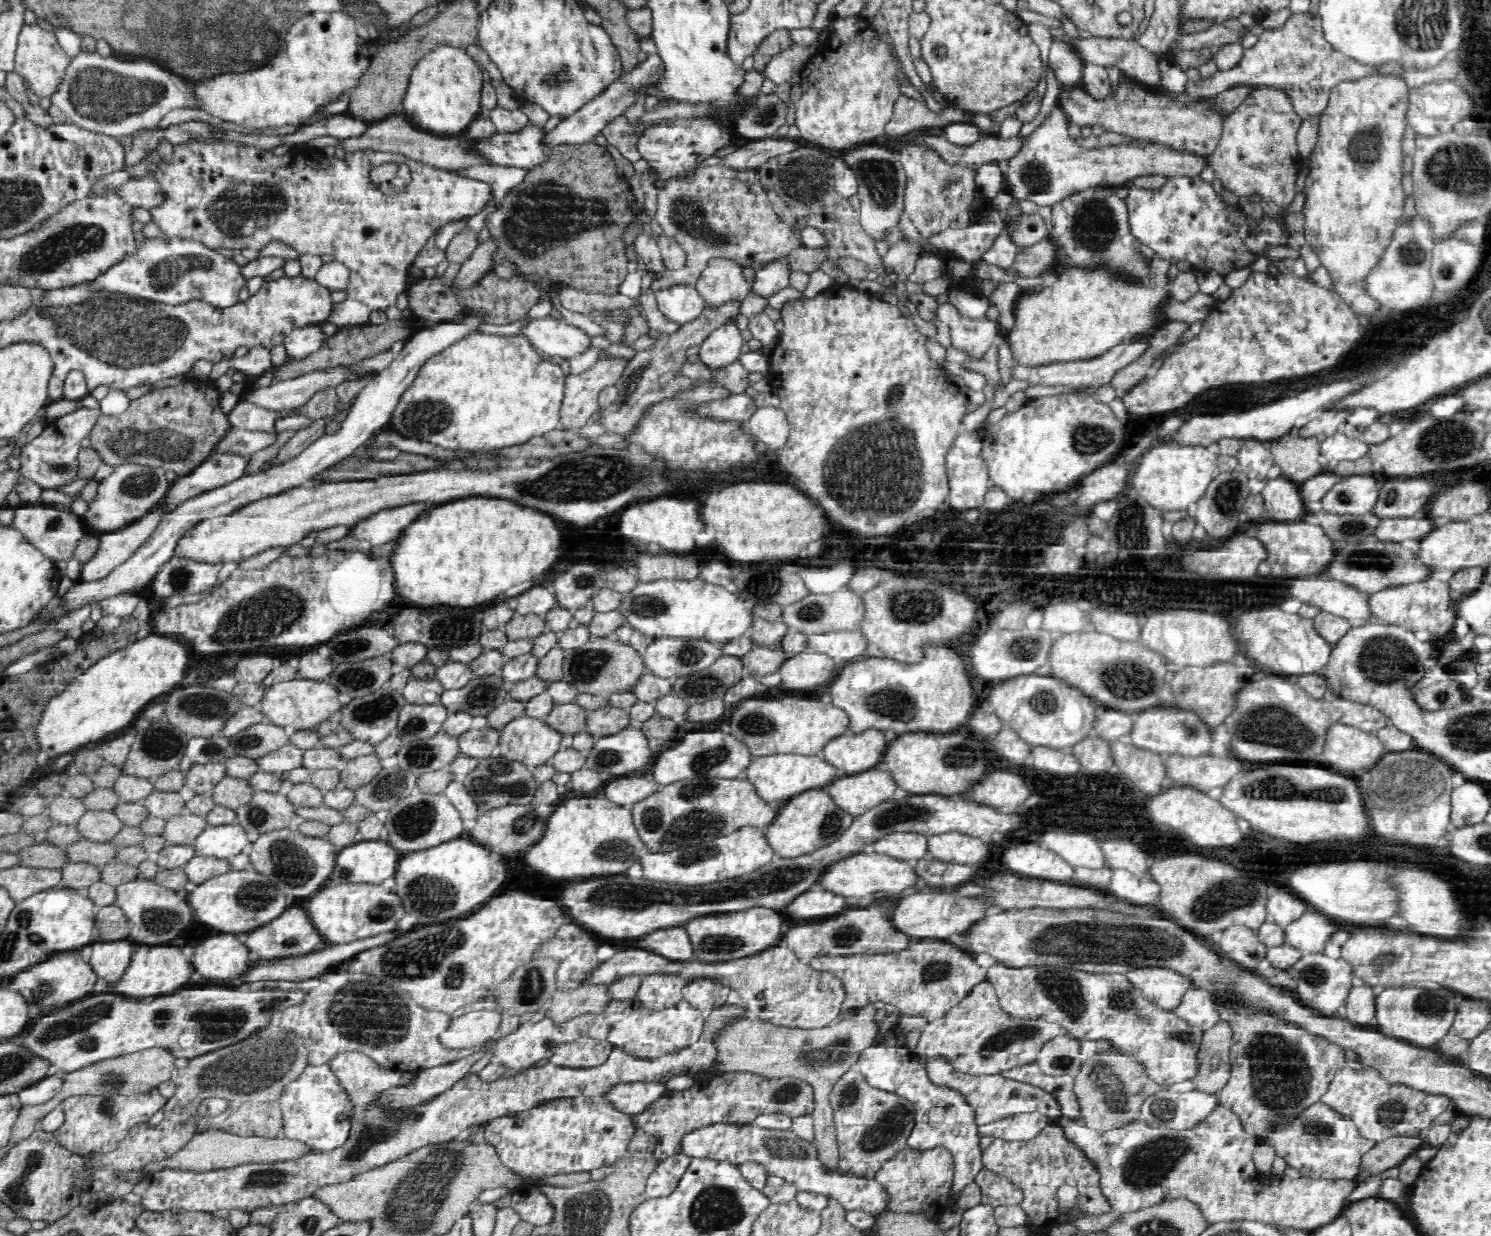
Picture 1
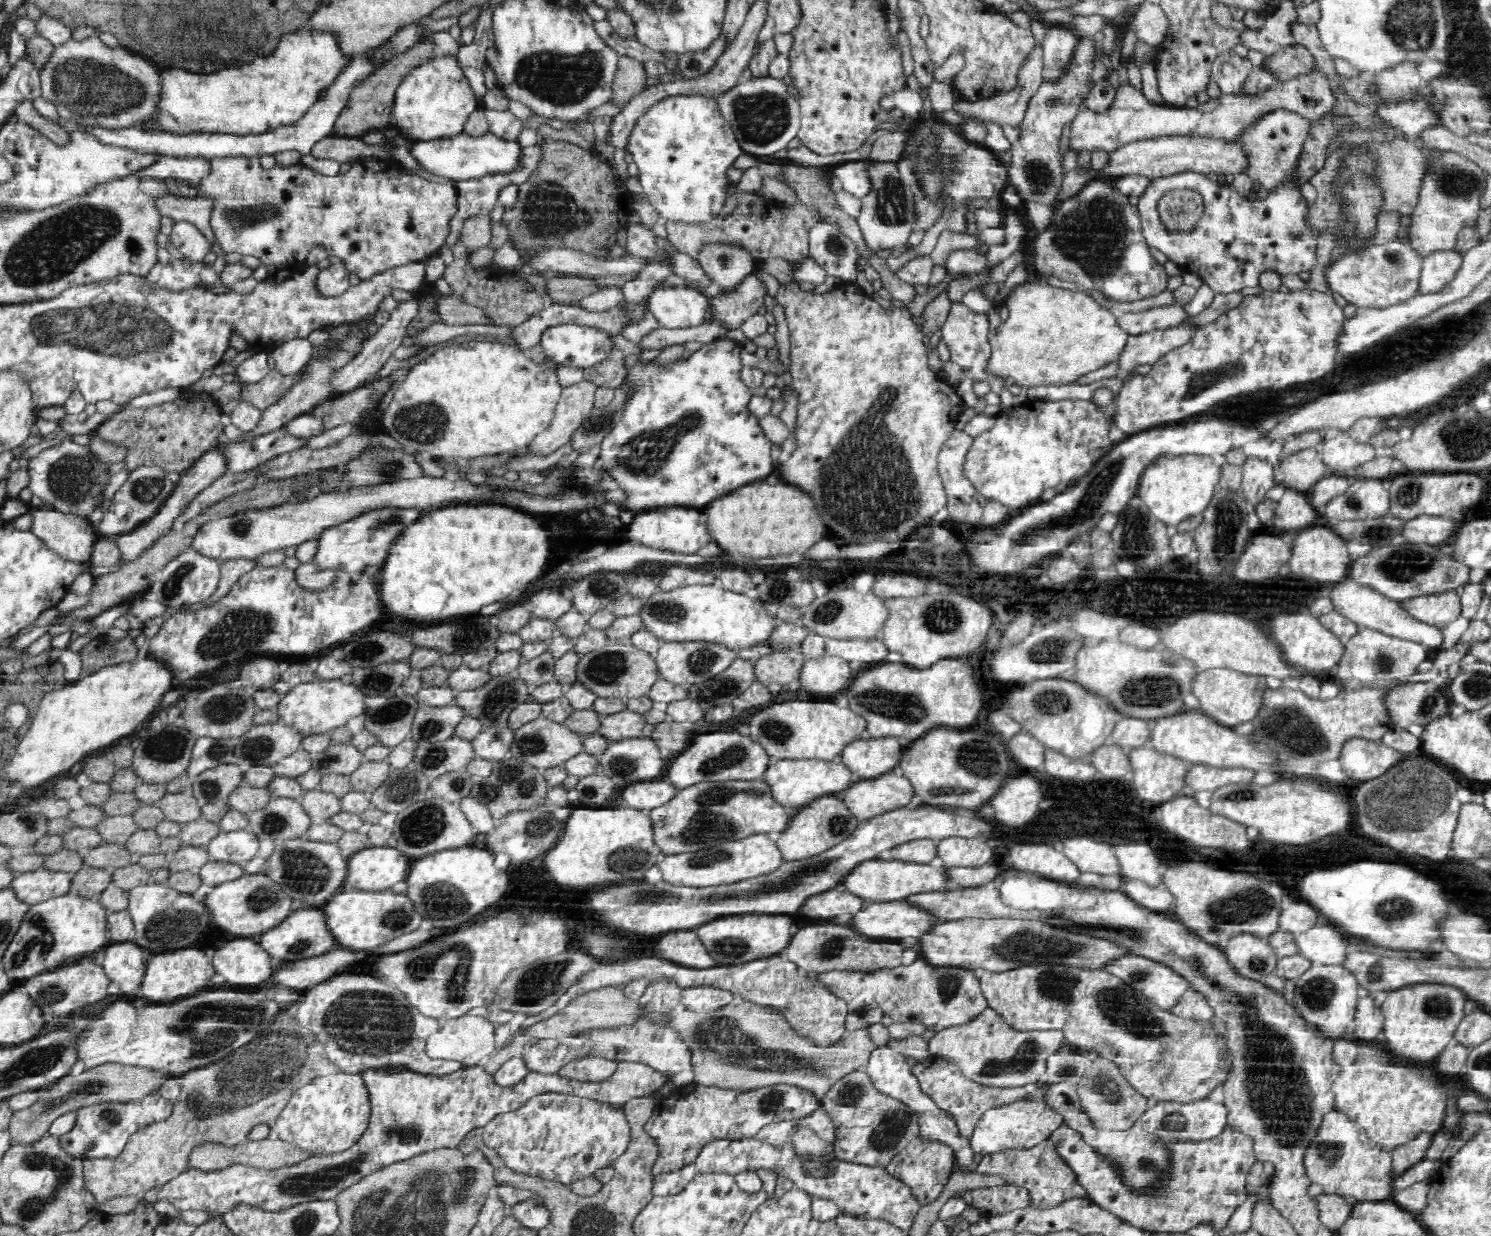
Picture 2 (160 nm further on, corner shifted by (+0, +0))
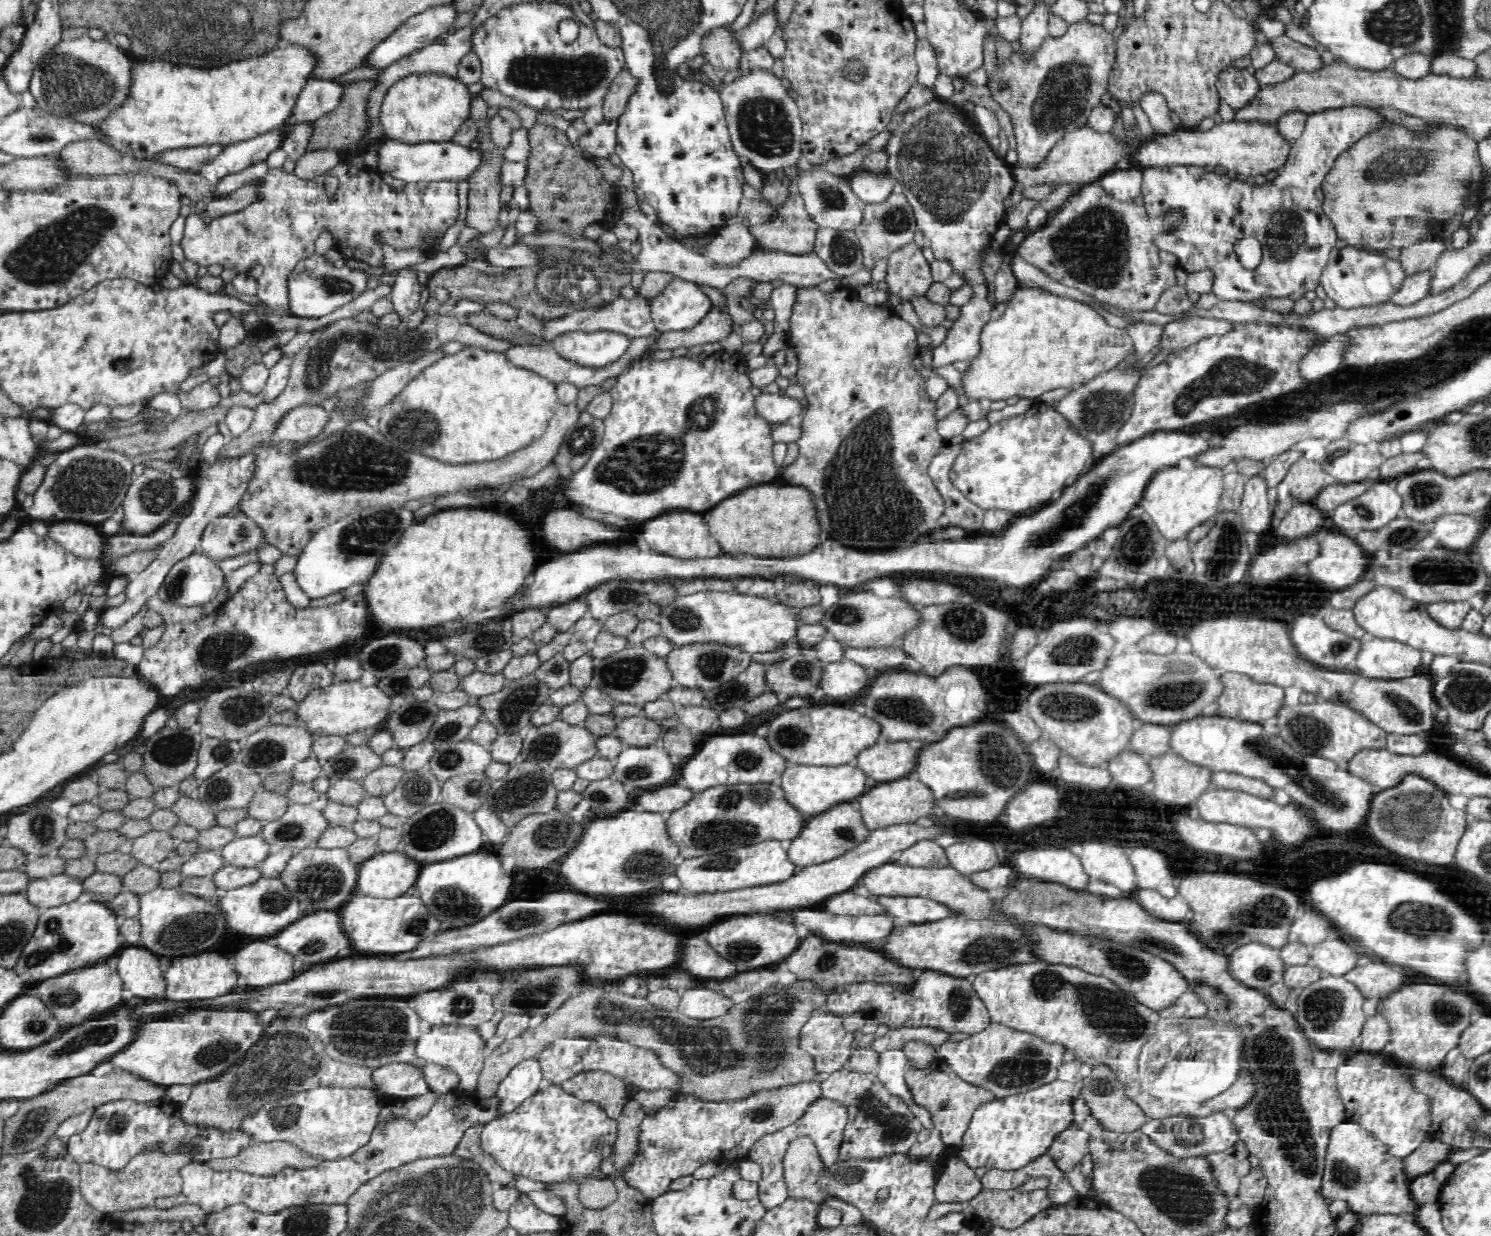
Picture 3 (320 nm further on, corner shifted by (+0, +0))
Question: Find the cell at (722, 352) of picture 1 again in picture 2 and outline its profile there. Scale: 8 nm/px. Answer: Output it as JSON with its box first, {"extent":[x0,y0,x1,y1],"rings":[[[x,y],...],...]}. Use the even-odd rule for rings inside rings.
{"extent":[598,337,774,514],"rings":[[[722,337],[714,339],[712,342],[704,343],[696,352],[690,354],[689,358],[682,358],[671,366],[671,368],[662,368],[655,363],[634,363],[633,368],[629,368],[626,381],[634,386],[634,382],[637,386],[633,391],[628,404],[624,406],[624,414],[620,418],[620,422],[616,424],[616,427],[612,427],[610,433],[608,433],[604,439],[602,439],[602,446],[598,462],[604,469],[610,471],[612,478],[618,480],[618,486],[626,499],[618,504],[622,510],[632,510],[630,514],[651,509],[654,507],[661,507],[662,505],[687,505],[696,506],[696,508],[703,509],[709,502],[716,500],[716,498],[727,495],[728,492],[744,486],[744,484],[750,484],[754,481],[762,481],[764,476],[773,476],[774,462],[770,456],[770,450],[773,444],[766,438],[761,426],[758,424],[758,417],[750,414],[747,409],[747,402],[753,396],[753,390],[750,390],[740,378],[739,372],[741,371],[742,364],[740,360],[740,351],[743,348],[743,344],[736,339],[730,337]]]}

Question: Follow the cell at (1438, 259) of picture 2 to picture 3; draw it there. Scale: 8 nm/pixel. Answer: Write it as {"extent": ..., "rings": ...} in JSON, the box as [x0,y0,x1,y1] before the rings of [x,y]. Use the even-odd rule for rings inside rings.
{"extent":[1390,268,1434,307],"rings":[[[1433,268],[1408,275],[1404,280],[1404,284],[1402,284],[1402,288],[1390,298],[1390,302],[1405,307],[1420,302],[1422,298],[1431,295],[1432,280],[1434,280]]]}

